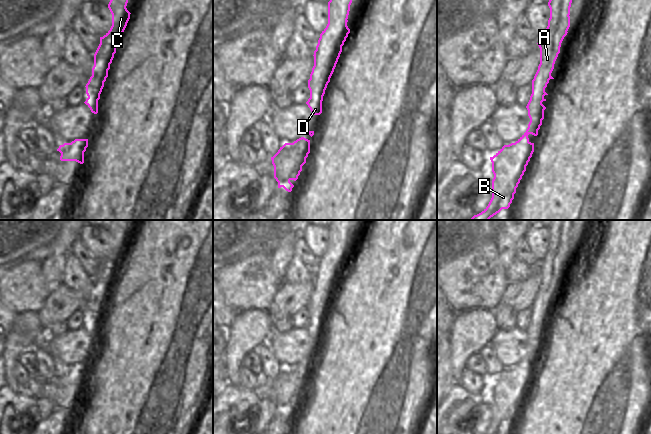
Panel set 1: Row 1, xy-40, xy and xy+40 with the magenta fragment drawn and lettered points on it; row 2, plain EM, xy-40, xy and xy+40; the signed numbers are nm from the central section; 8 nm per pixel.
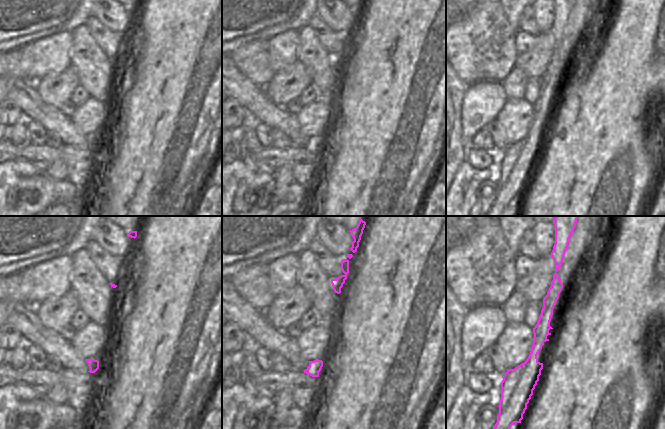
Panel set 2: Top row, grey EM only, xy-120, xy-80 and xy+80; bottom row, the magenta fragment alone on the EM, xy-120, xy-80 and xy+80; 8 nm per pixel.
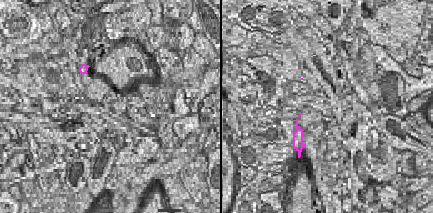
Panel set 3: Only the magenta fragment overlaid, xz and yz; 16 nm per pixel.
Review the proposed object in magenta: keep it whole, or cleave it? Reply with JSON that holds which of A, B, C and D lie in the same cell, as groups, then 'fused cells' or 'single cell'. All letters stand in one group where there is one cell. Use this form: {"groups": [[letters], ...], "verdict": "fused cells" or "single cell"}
{"groups": [["A", "B", "C", "D"]], "verdict": "single cell"}

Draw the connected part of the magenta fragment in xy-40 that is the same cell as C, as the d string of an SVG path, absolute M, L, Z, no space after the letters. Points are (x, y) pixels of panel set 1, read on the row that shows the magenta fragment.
M110 0L108 8L112 14L112 26L110 30L100 37L100 44L94 54L94 66L92 76L86 84L88 98L84 102L92 113L98 113L98 100L108 77L110 64L116 53L118 41L122 36L130 19L130 12L127 10L128 0Z

